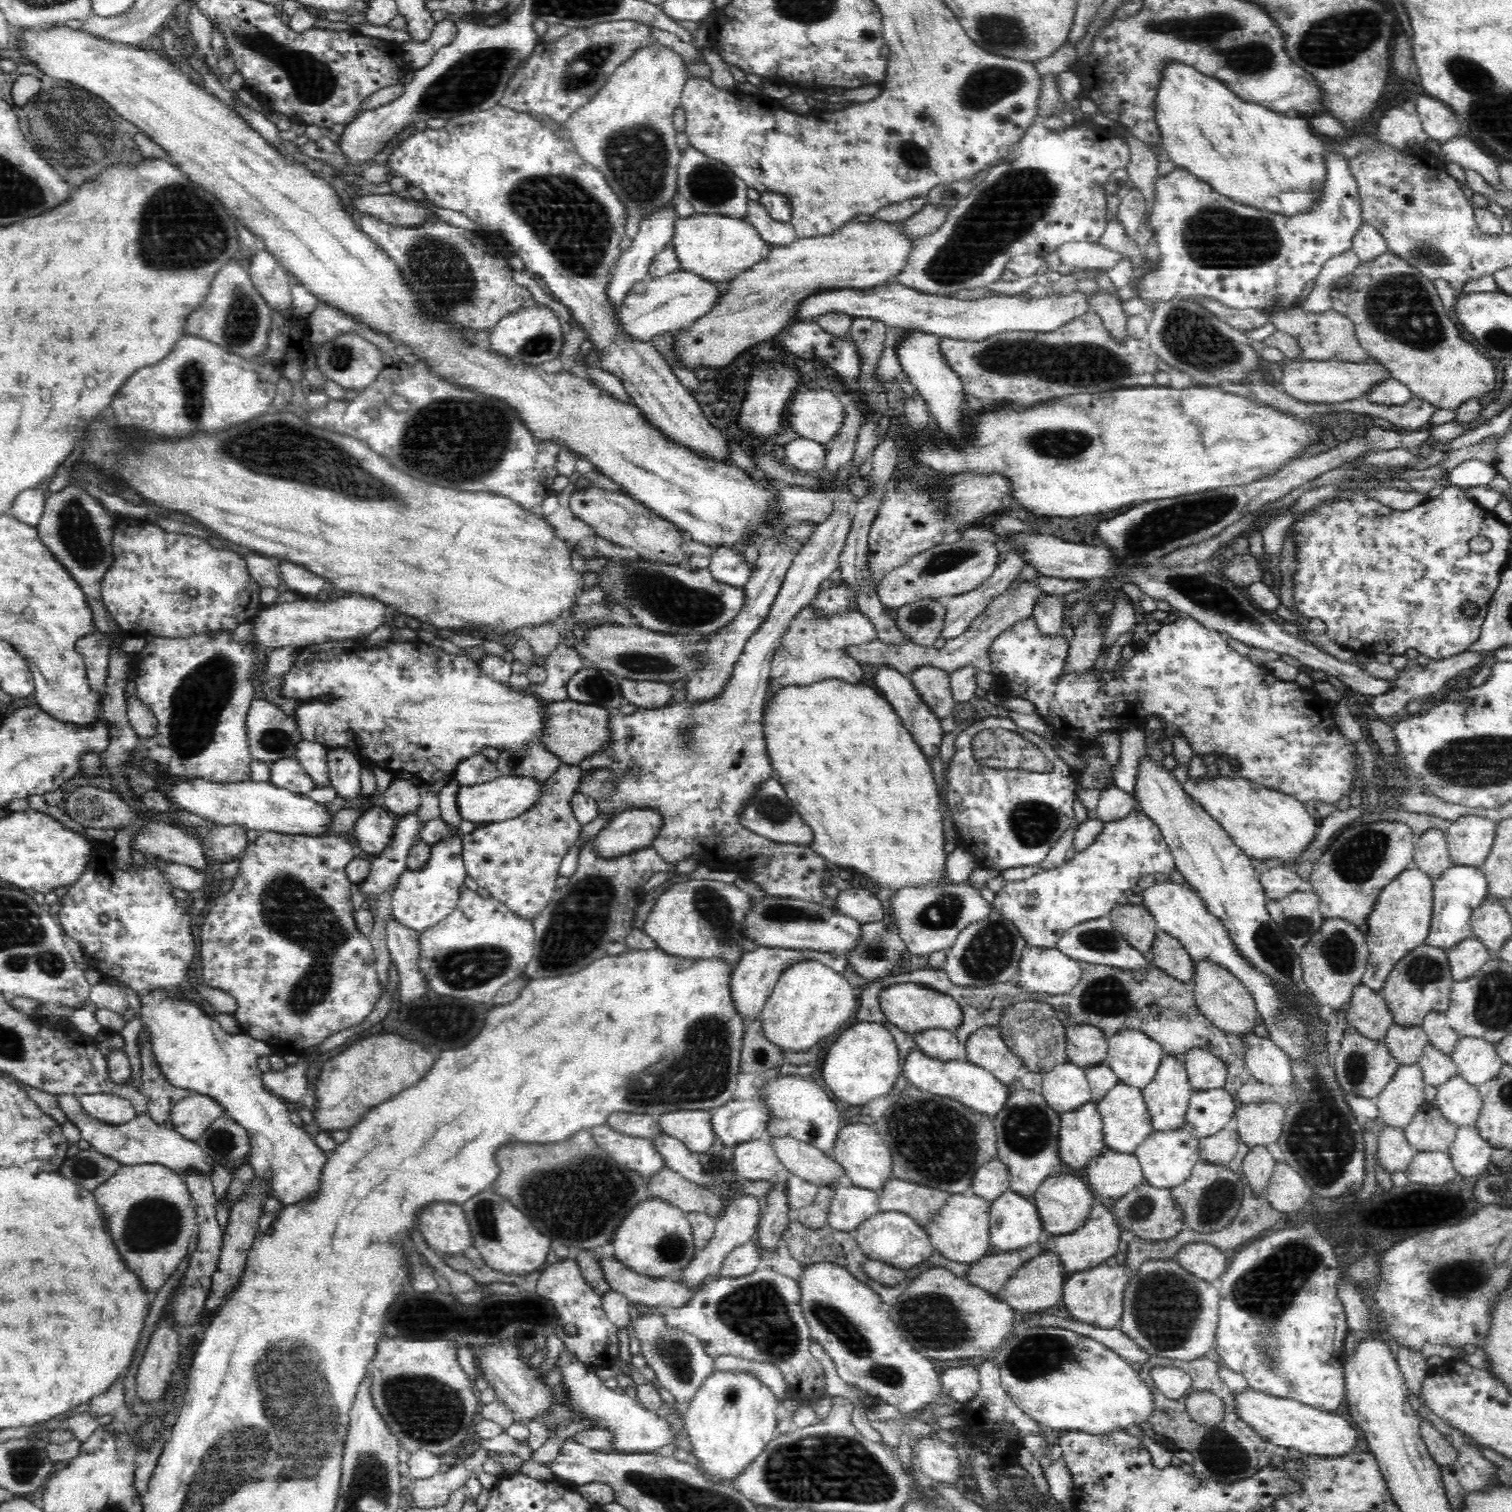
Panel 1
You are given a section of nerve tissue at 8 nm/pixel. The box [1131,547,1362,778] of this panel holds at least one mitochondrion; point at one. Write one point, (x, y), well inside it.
(1212, 598)

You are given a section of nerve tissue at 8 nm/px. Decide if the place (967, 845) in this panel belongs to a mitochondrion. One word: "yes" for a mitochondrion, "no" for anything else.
no

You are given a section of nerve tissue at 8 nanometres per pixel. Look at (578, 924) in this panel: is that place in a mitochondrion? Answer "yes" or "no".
yes

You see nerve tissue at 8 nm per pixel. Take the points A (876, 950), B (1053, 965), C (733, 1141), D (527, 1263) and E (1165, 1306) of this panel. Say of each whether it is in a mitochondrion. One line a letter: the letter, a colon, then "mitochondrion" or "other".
A: mitochondrion
B: other
C: other
D: other
E: mitochondrion

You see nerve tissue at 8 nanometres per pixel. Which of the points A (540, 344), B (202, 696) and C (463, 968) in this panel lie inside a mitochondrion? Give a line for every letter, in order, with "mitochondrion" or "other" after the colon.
A: mitochondrion
B: mitochondrion
C: mitochondrion

